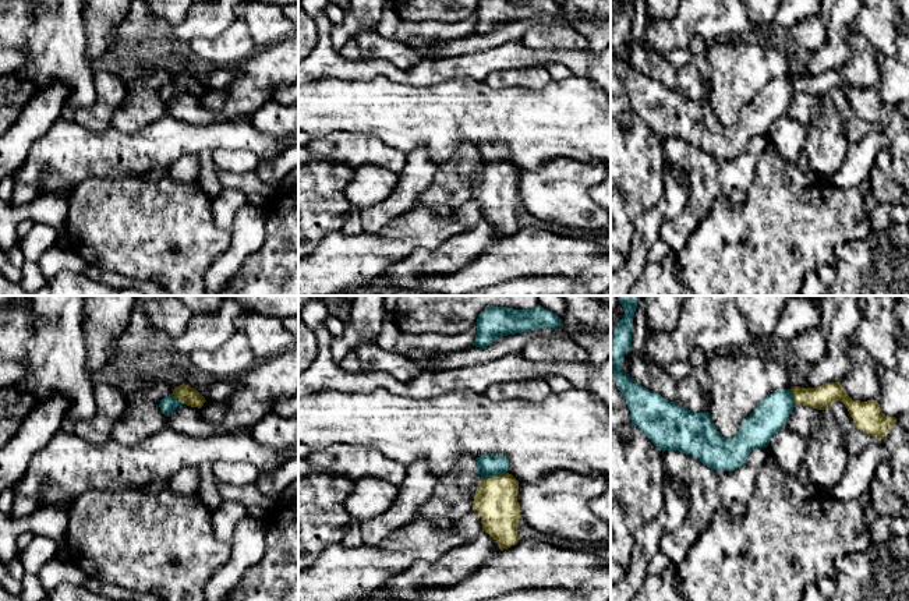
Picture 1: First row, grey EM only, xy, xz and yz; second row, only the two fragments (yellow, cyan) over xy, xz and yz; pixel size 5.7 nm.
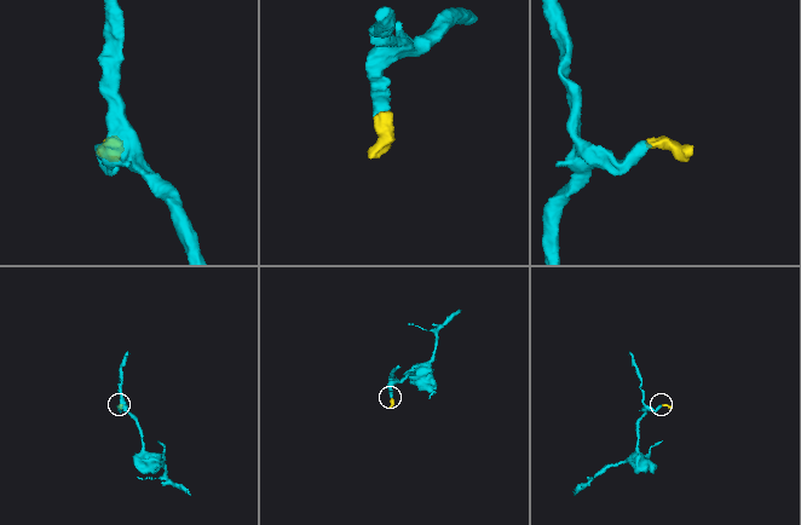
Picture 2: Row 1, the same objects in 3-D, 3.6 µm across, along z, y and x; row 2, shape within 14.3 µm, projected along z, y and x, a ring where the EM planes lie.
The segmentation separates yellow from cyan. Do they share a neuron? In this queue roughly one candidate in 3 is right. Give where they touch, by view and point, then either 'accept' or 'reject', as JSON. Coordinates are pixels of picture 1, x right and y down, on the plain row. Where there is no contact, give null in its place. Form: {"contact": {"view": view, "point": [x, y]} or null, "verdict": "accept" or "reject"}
{"contact": {"view": "xz", "point": [494, 163]}, "verdict": "accept"}

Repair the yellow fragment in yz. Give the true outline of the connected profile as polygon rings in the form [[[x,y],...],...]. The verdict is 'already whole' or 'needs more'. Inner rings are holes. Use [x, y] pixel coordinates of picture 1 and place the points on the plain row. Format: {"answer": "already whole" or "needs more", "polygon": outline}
{"answer": "needs more", "polygon": [[[625,0],[616,11],[611,25],[611,56],[615,71],[626,86],[630,96],[632,113],[637,114],[659,138],[679,138],[697,145],[704,153],[715,159],[733,159],[747,146],[749,141],[758,135],[767,135],[771,125],[784,114],[796,92],[828,98],[832,89],[842,89],[848,96],[857,117],[876,124],[889,139],[892,156],[892,178],[903,190],[909,190],[909,103],[885,103],[877,88],[859,89],[848,84],[839,70],[825,71],[817,75],[792,74],[779,77],[768,82],[754,99],[742,109],[739,120],[731,125],[724,125],[714,114],[710,100],[693,100],[678,91],[664,86],[659,81],[651,79],[633,68],[622,59],[625,43],[632,35],[634,0]]]}

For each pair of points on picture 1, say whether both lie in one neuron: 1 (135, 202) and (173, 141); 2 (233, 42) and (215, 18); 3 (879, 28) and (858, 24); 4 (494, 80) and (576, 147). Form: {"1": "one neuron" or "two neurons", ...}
{"1": "two neurons", "2": "two neurons", "3": "one neuron", "4": "two neurons"}

